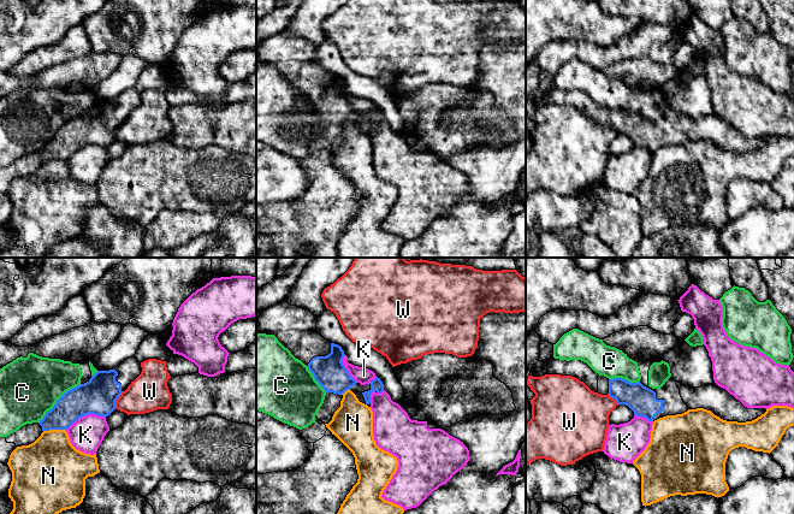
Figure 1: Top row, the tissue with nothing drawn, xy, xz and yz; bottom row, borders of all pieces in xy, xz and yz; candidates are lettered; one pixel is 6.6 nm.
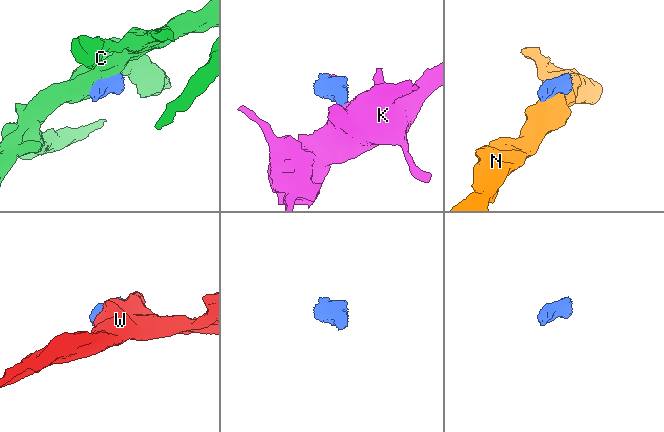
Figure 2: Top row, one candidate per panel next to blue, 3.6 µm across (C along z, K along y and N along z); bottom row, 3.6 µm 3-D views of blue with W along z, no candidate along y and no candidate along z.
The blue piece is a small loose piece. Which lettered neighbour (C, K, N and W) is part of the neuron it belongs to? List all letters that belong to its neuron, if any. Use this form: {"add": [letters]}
{"add": []}

